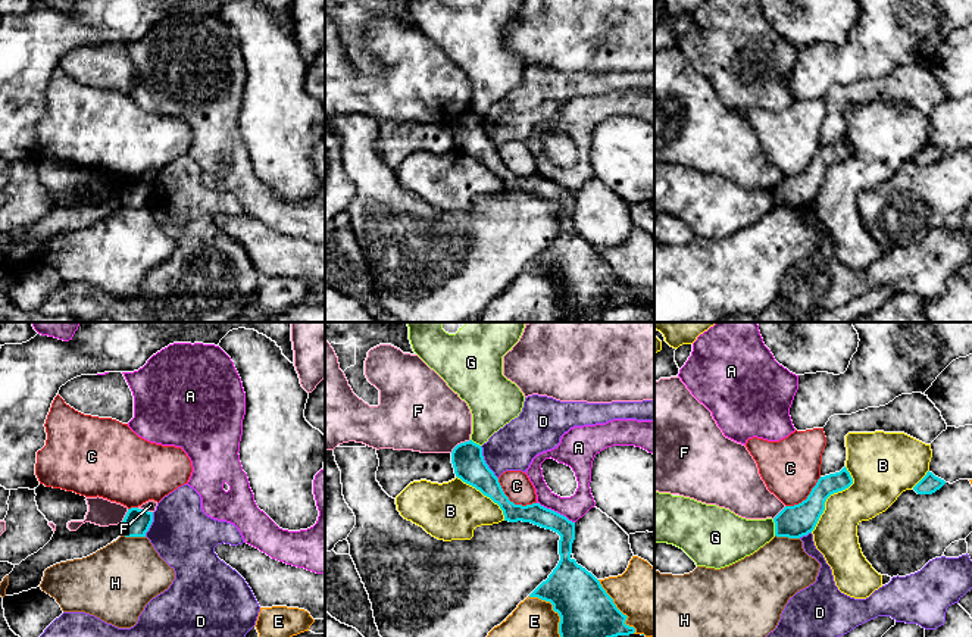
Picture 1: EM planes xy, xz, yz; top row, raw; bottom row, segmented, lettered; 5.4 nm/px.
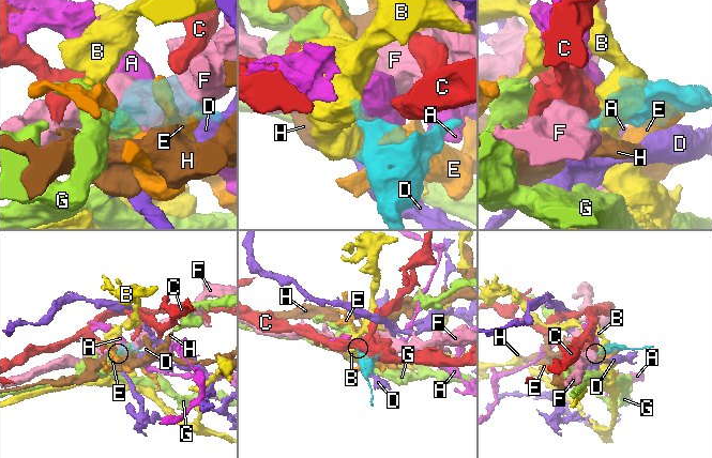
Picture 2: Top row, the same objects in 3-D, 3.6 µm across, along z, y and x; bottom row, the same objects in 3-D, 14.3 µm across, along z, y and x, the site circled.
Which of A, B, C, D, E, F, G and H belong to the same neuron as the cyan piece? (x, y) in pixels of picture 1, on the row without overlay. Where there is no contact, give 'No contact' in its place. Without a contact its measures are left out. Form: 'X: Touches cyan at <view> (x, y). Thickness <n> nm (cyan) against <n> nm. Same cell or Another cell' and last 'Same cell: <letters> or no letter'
A: Touches cyan at xz (556, 183). Thickness 120 nm (cyan) against 130 nm. Another cell
B: Touches cyan at yz (831, 164). Thickness 180 nm (cyan) against 260 nm. Another cell
C: Touches cyan at xz (512, 172). Thickness 140 nm (cyan) against 160 nm. Another cell
D: Touches cyan at xz (484, 133). Thickness 170 nm (cyan) against 240 nm. Another cell
E: Touches cyan at xz (559, 286). Thickness 320 nm (cyan) against 380 nm. Another cell
F: Touches cyan at xz (461, 114). Thickness 170 nm (cyan) against 400 nm. Another cell
G: Touches cyan at yz (775, 197). Thickness 180 nm (cyan) against 260 nm. Another cell
H: Touches cyan at yz (787, 206). Thickness 180 nm (cyan) against 320 nm. Another cell
Same cell: no letter

